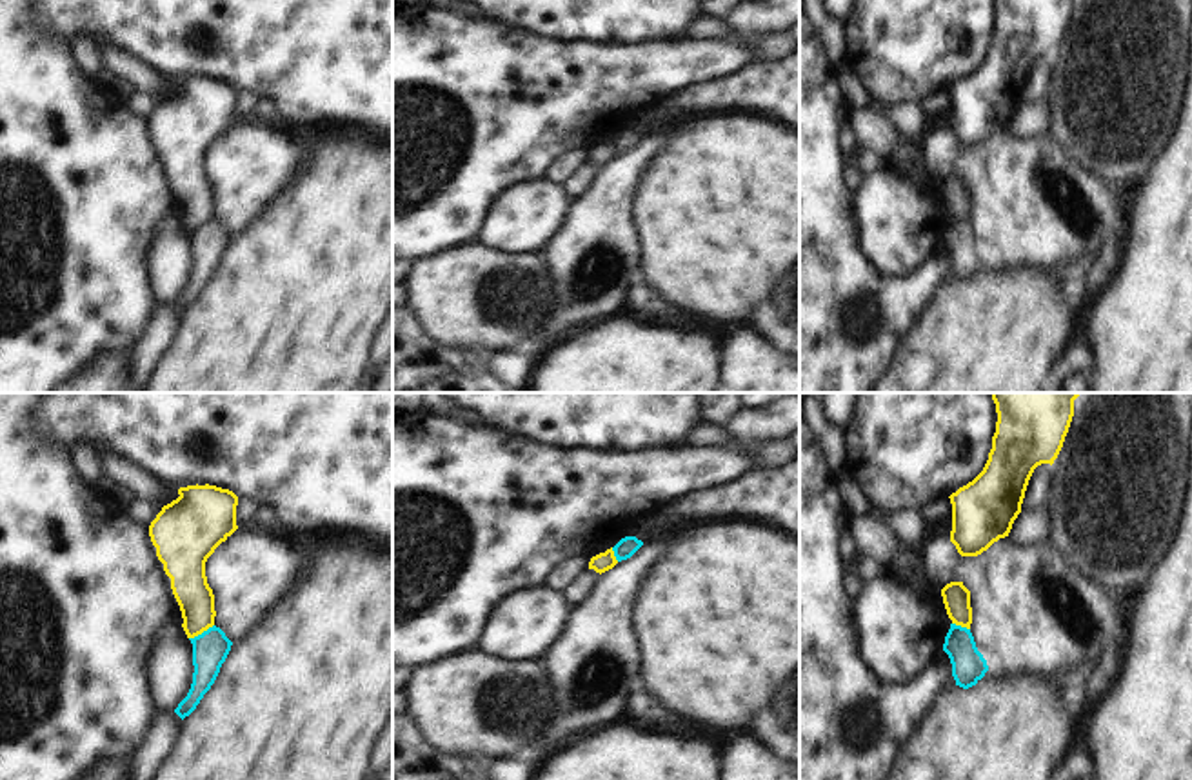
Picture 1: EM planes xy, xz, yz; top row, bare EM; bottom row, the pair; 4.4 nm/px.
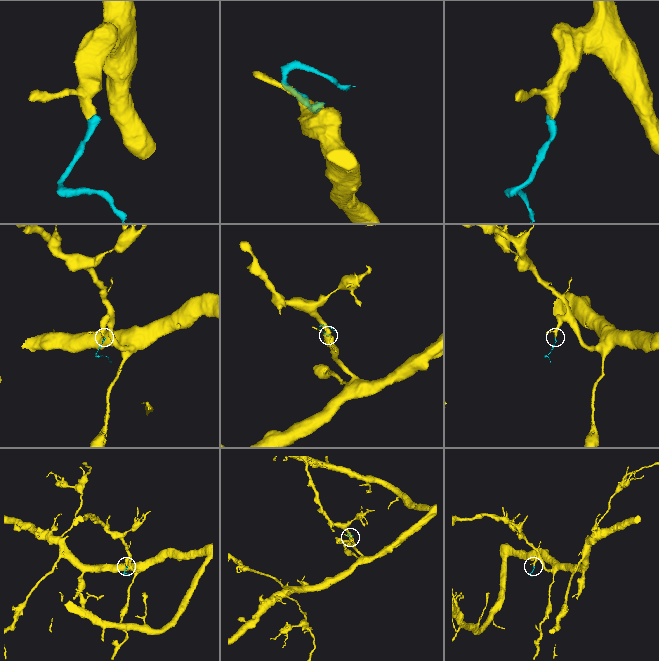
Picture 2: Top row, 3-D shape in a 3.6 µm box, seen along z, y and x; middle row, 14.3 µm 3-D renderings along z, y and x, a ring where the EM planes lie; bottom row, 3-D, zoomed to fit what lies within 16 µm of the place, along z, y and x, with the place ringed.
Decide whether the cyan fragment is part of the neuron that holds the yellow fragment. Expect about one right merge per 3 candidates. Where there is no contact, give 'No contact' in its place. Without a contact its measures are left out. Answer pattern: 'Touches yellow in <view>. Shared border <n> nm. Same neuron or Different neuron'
Touches yellow in xy. Shared border 130 nm. Different neuron.

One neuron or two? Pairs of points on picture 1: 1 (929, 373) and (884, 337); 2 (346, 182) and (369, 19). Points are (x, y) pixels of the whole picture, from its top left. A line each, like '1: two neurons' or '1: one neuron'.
1: two neurons
2: two neurons

